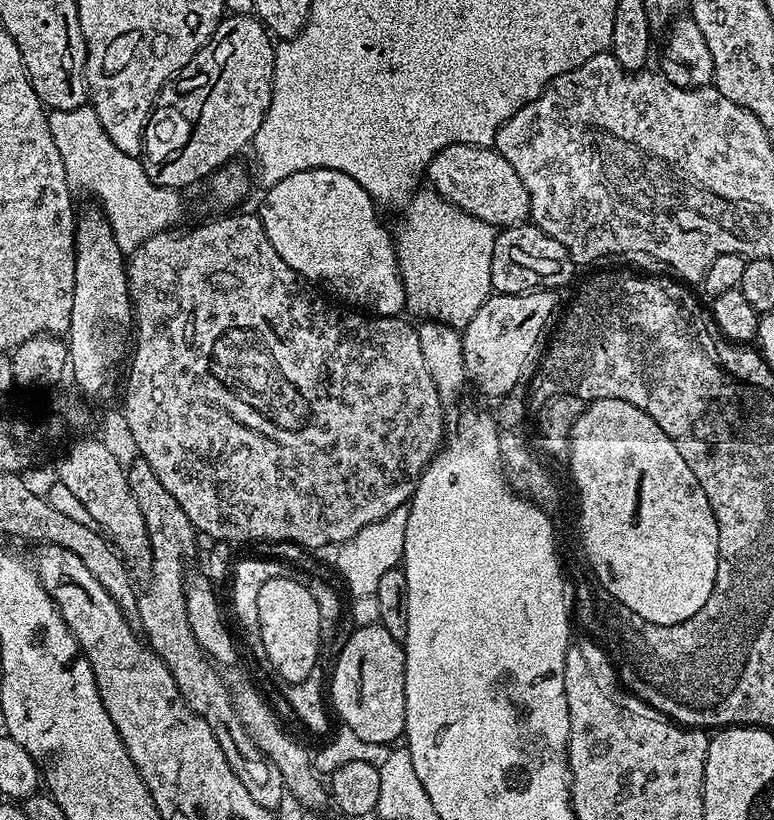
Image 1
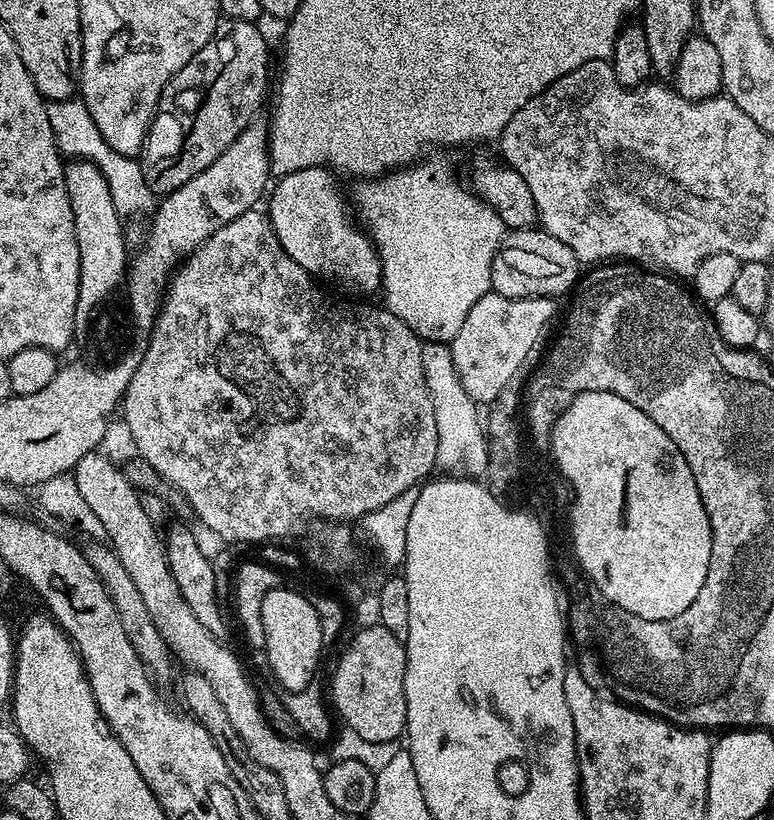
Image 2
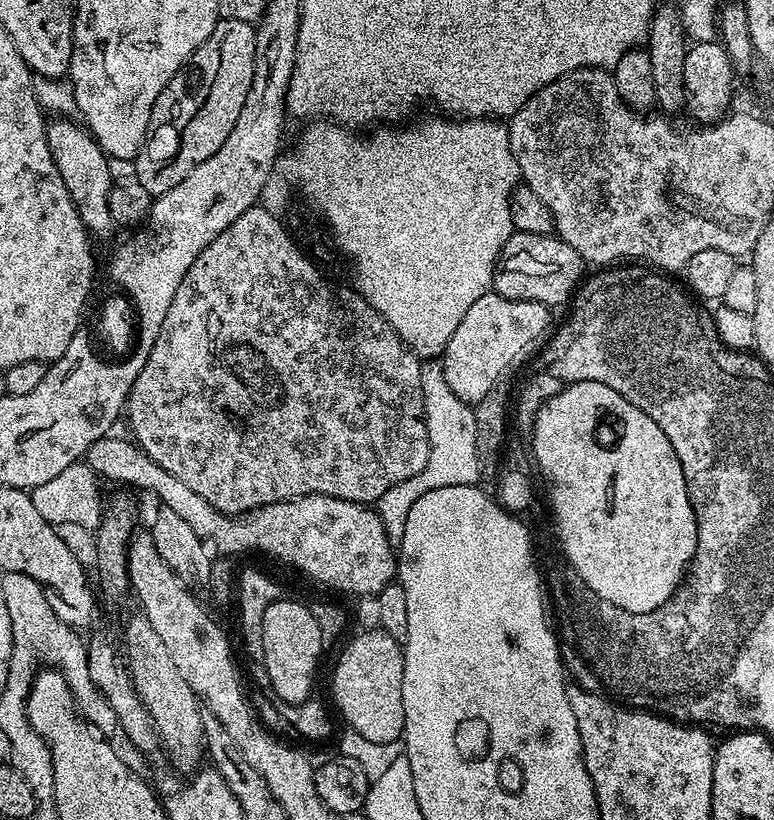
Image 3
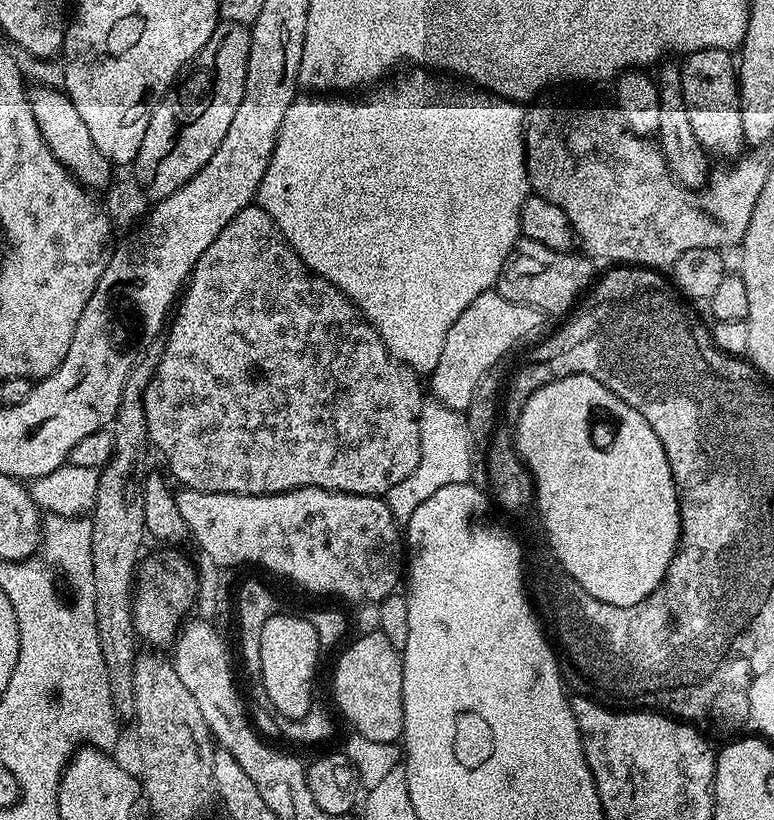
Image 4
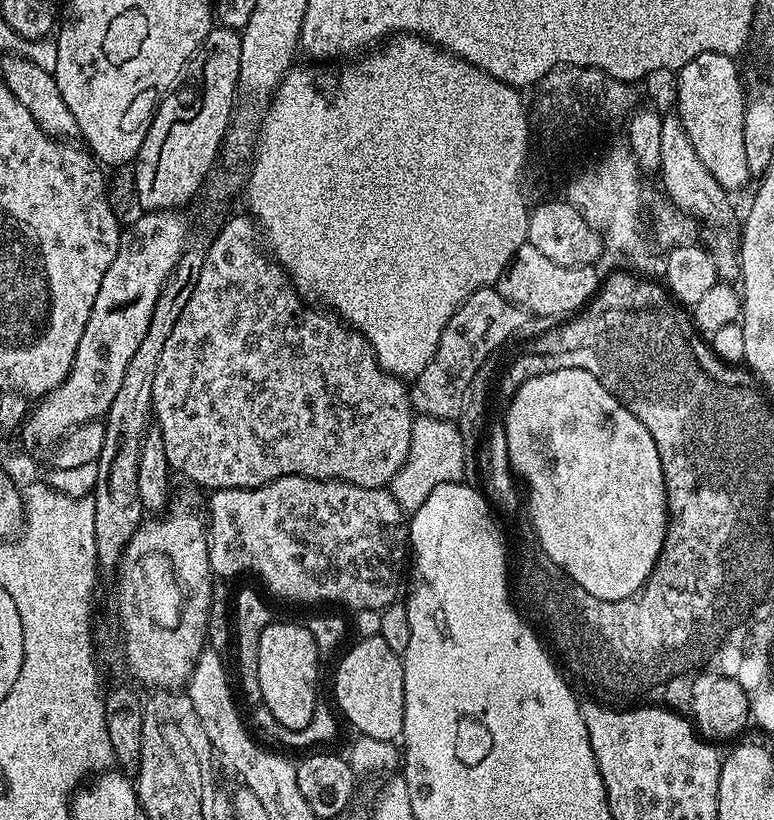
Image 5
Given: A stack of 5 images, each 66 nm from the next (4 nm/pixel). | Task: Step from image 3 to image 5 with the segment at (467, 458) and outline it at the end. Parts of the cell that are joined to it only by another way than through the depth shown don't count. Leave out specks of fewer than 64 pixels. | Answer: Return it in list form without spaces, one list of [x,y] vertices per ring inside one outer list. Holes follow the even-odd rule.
[[[417,415],[412,421],[410,454],[390,485],[392,496],[404,508],[405,513],[416,512],[418,506],[430,498],[432,491],[438,490],[438,486],[463,481],[464,457],[462,434],[453,421]]]

